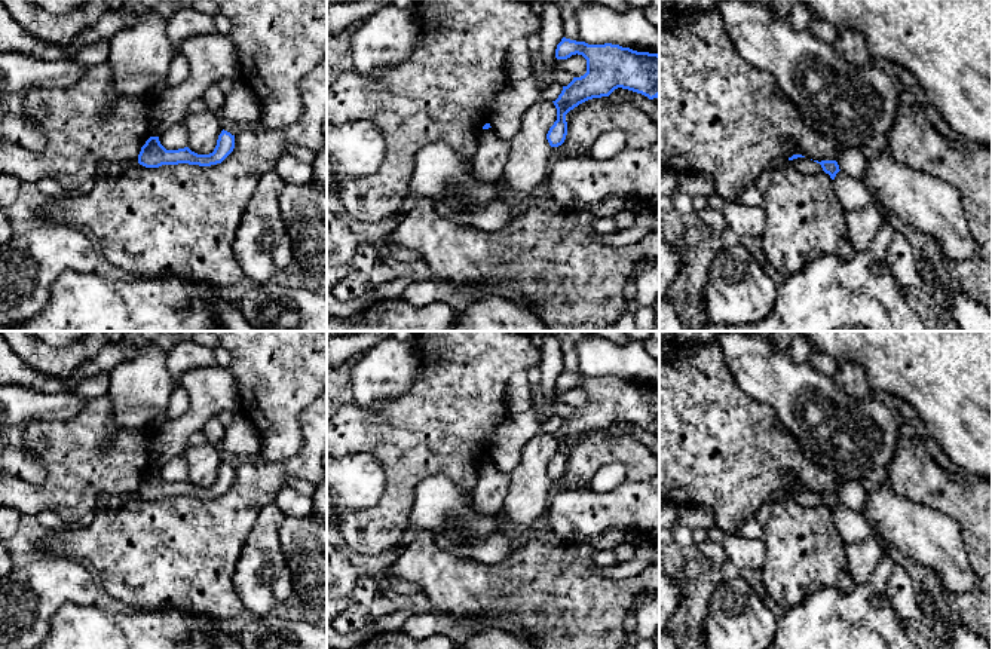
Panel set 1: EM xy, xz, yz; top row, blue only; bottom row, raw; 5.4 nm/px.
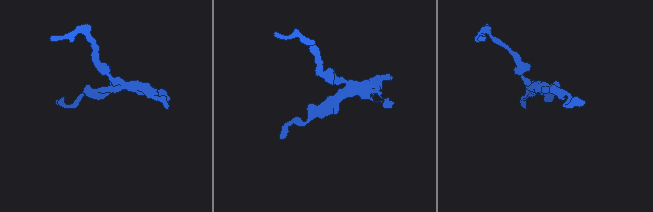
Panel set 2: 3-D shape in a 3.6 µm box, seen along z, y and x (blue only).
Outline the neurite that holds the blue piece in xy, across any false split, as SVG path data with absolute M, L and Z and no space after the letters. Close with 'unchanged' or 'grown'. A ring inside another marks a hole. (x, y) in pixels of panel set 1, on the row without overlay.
M221 463L217 472L217 478L209 487L198 487L192 484L189 480L178 483L166 483L159 469L150 469L146 477L141 480L138 487L138 496L146 500L159 500L162 498L199 498L199 499L211 499L221 496L235 481L235 468L227 463Z; unchanged

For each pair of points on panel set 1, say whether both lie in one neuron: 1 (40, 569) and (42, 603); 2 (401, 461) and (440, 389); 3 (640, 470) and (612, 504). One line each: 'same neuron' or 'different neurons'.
1: same neuron
2: same neuron
3: different neurons

